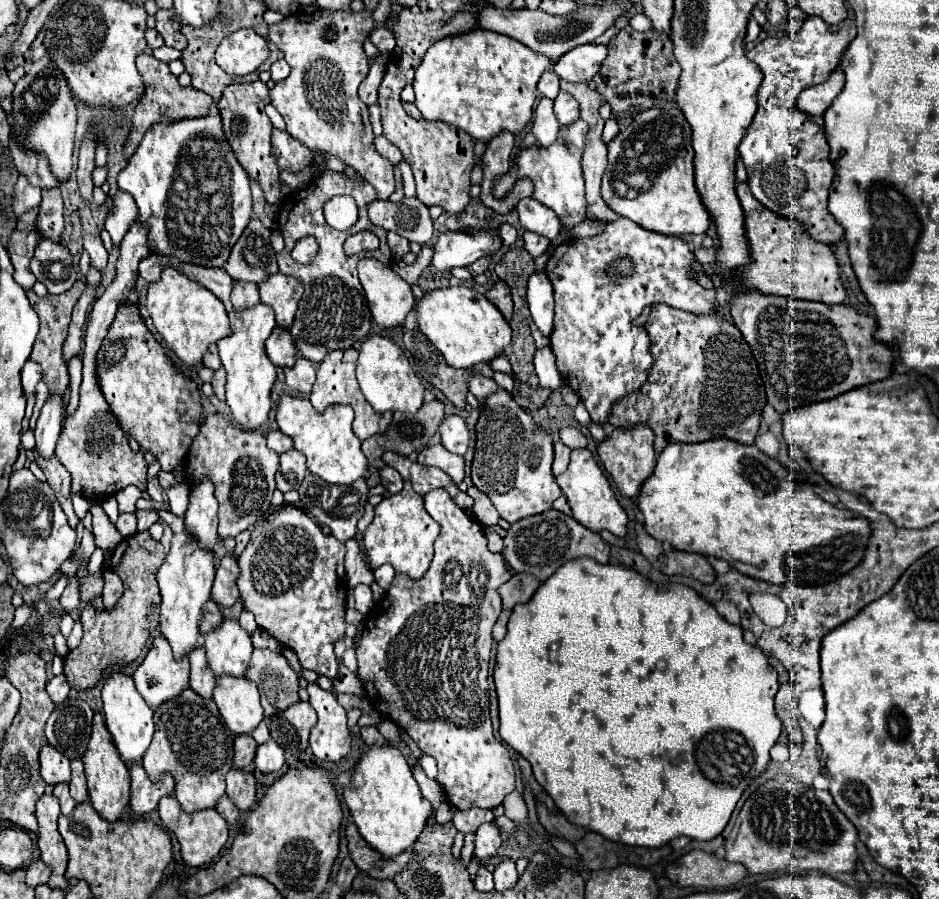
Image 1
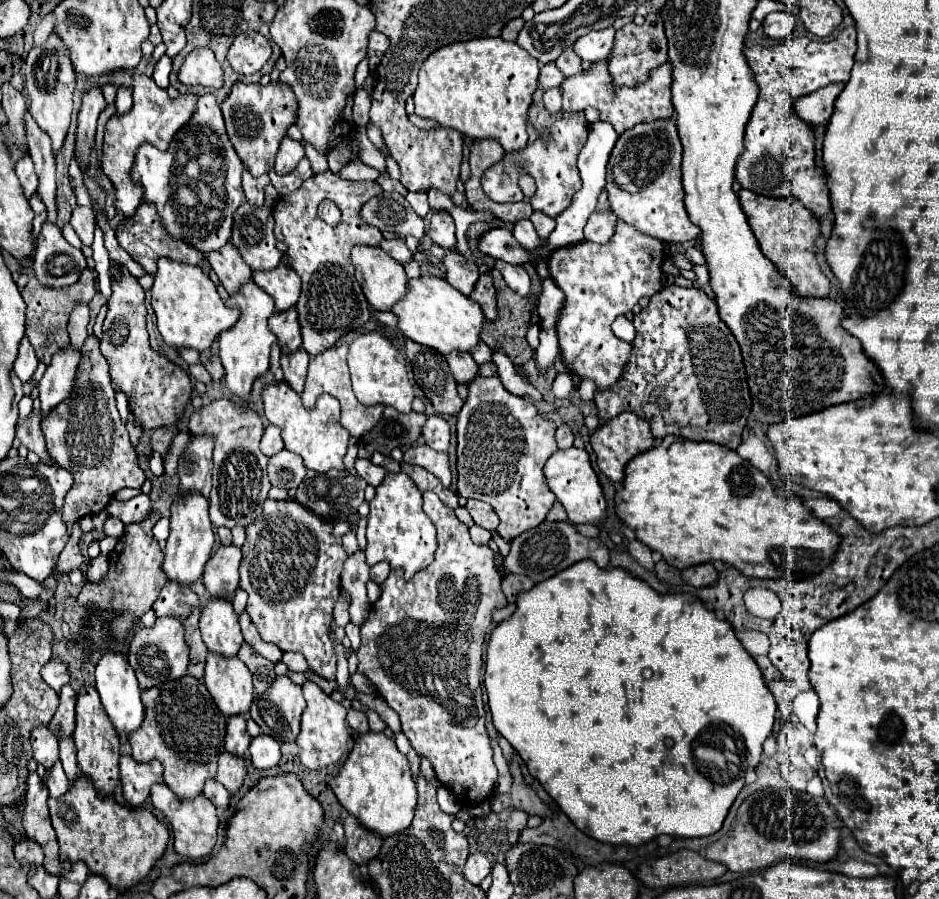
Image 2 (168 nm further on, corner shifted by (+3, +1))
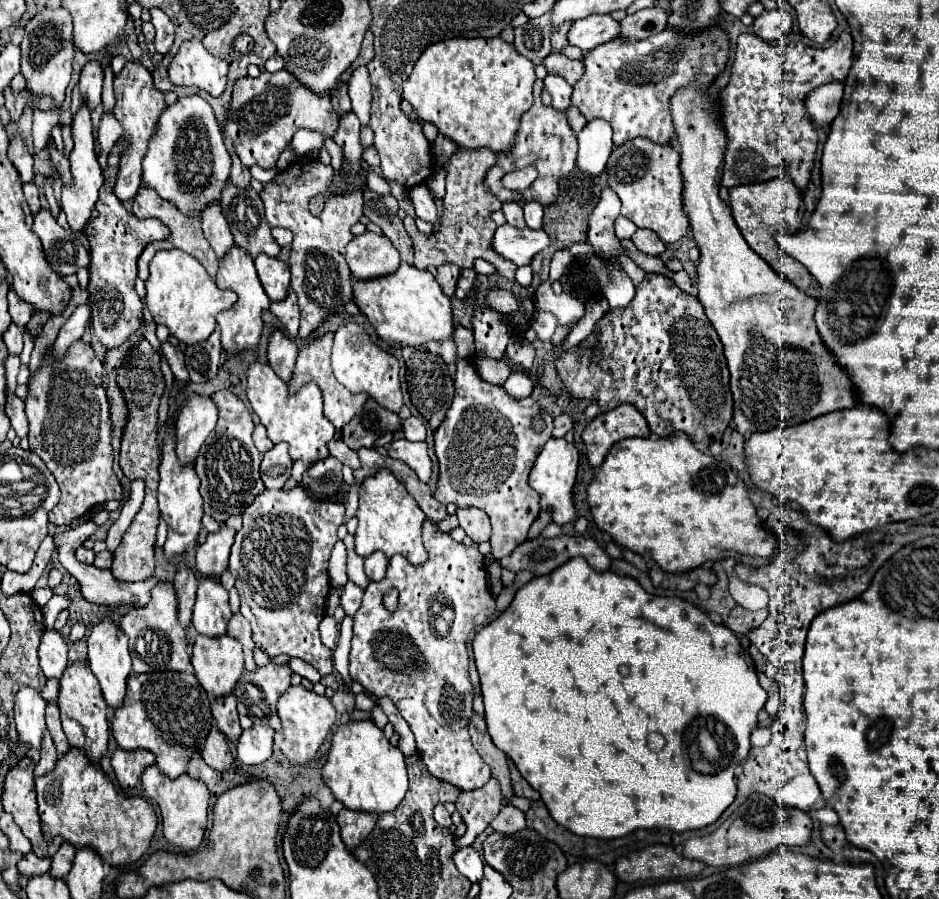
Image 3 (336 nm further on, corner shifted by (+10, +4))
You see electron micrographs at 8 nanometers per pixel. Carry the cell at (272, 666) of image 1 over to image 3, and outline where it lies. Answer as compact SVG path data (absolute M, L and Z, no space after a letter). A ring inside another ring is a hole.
M236 613L232 619L230 619L230 627L228 627L228 635L232 635L236 641L242 643L244 647L244 663L246 663L246 669L248 671L256 671L258 665L254 661L254 641L252 641L252 633L250 633L250 625L246 623L246 619Z

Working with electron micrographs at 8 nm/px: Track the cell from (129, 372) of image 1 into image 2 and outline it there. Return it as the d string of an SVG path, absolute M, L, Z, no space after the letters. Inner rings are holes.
M119 266L119 272L121 276L117 280L111 280L113 294L109 298L109 312L103 322L101 340L101 352L111 366L113 386L119 386L125 392L131 404L131 412L137 418L137 426L143 430L177 424L185 404L191 398L191 380L187 372L151 350L145 328L145 290L125 266Z

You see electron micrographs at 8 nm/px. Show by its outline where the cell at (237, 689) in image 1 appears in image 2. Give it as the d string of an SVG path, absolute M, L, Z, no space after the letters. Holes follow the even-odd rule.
M207 654L203 682L217 708L227 718L249 712L253 684L249 668L239 658L217 658L217 654Z

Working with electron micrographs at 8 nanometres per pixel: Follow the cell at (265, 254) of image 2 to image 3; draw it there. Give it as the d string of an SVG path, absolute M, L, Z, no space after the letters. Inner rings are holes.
M228 183L222 191L222 215L226 217L228 225L230 225L230 231L234 235L234 241L236 245L246 251L250 257L256 257L260 253L268 255L268 257L278 257L280 253L280 245L272 239L270 235L270 227L266 223L266 217L264 217L264 205L262 205L262 199L260 195L248 187L248 189L240 189L240 187L234 187L232 183Z

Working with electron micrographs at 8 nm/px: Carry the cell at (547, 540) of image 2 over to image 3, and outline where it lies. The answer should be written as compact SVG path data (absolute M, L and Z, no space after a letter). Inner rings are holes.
M538 535L536 539L526 539L522 541L510 555L502 557L500 563L502 567L518 573L518 571L530 571L534 575L548 575L550 571L554 571L556 567L564 565L568 559L572 557L584 557L592 569L596 571L606 571L610 567L610 557L604 553L602 547L598 547L598 543L592 537L572 537L572 535L560 535L560 537L544 537Z

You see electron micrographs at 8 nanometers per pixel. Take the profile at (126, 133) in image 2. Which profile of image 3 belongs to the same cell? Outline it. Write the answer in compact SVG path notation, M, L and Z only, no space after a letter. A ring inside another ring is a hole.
M138 61L126 63L124 69L114 77L114 93L116 93L114 117L118 119L118 123L124 129L122 141L128 143L124 153L120 155L120 171L118 171L118 177L116 177L114 195L120 201L130 201L130 199L134 199L136 191L142 185L140 161L148 151L148 143L150 143L150 139L152 139L152 135L154 135L154 131L158 127L158 119L160 119L162 111L166 109L166 103L164 103L164 93L154 87L150 71Z

